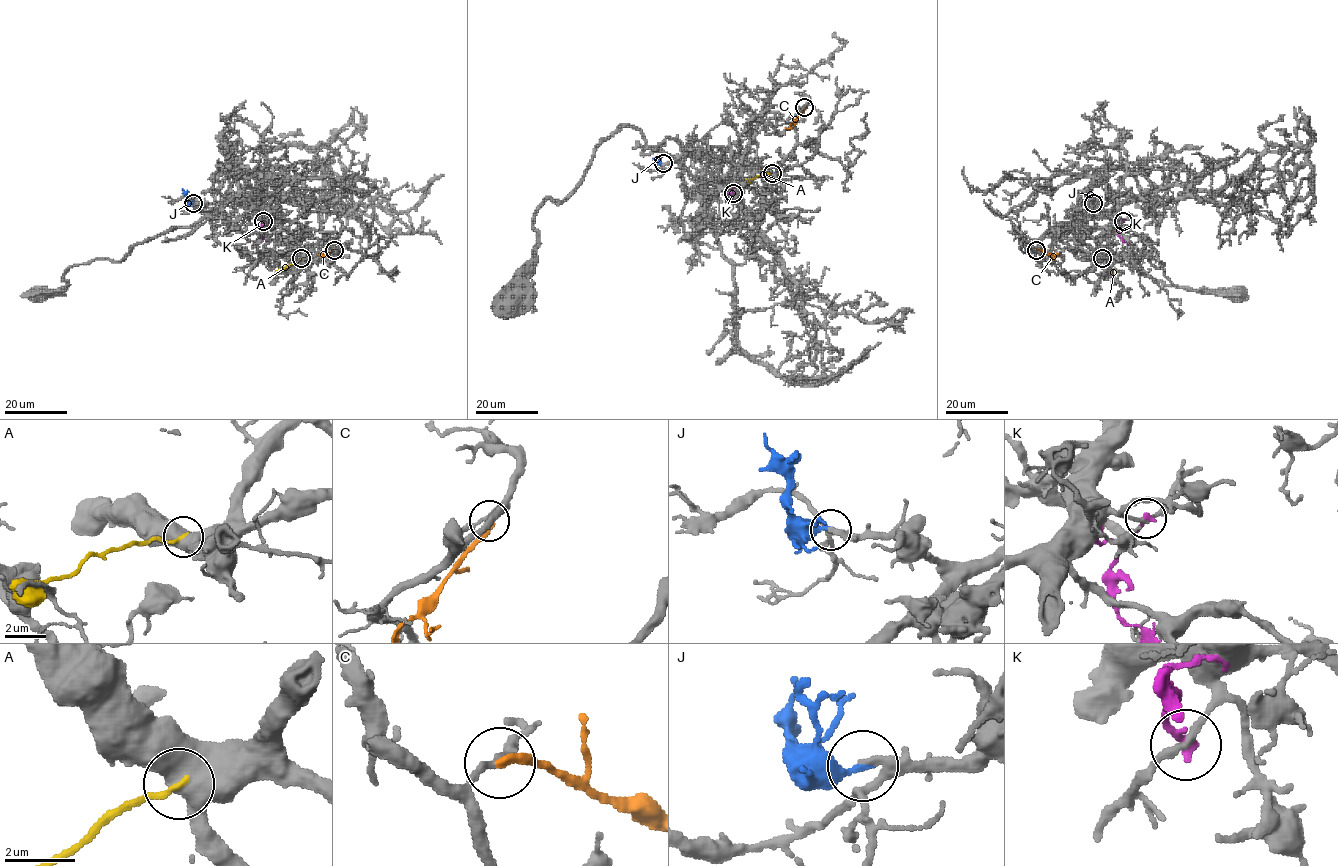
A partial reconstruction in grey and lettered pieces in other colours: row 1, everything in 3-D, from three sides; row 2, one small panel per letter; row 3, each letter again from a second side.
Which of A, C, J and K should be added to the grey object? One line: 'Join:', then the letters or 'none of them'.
Join: J

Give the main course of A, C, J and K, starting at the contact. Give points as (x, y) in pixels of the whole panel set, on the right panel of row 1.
A: (1102, 257), (1110, 273)
C: (1036, 249), (1057, 255)
J: (1093, 203), (1088, 188)
K: (1123, 221), (1118, 234), (1130, 243)

